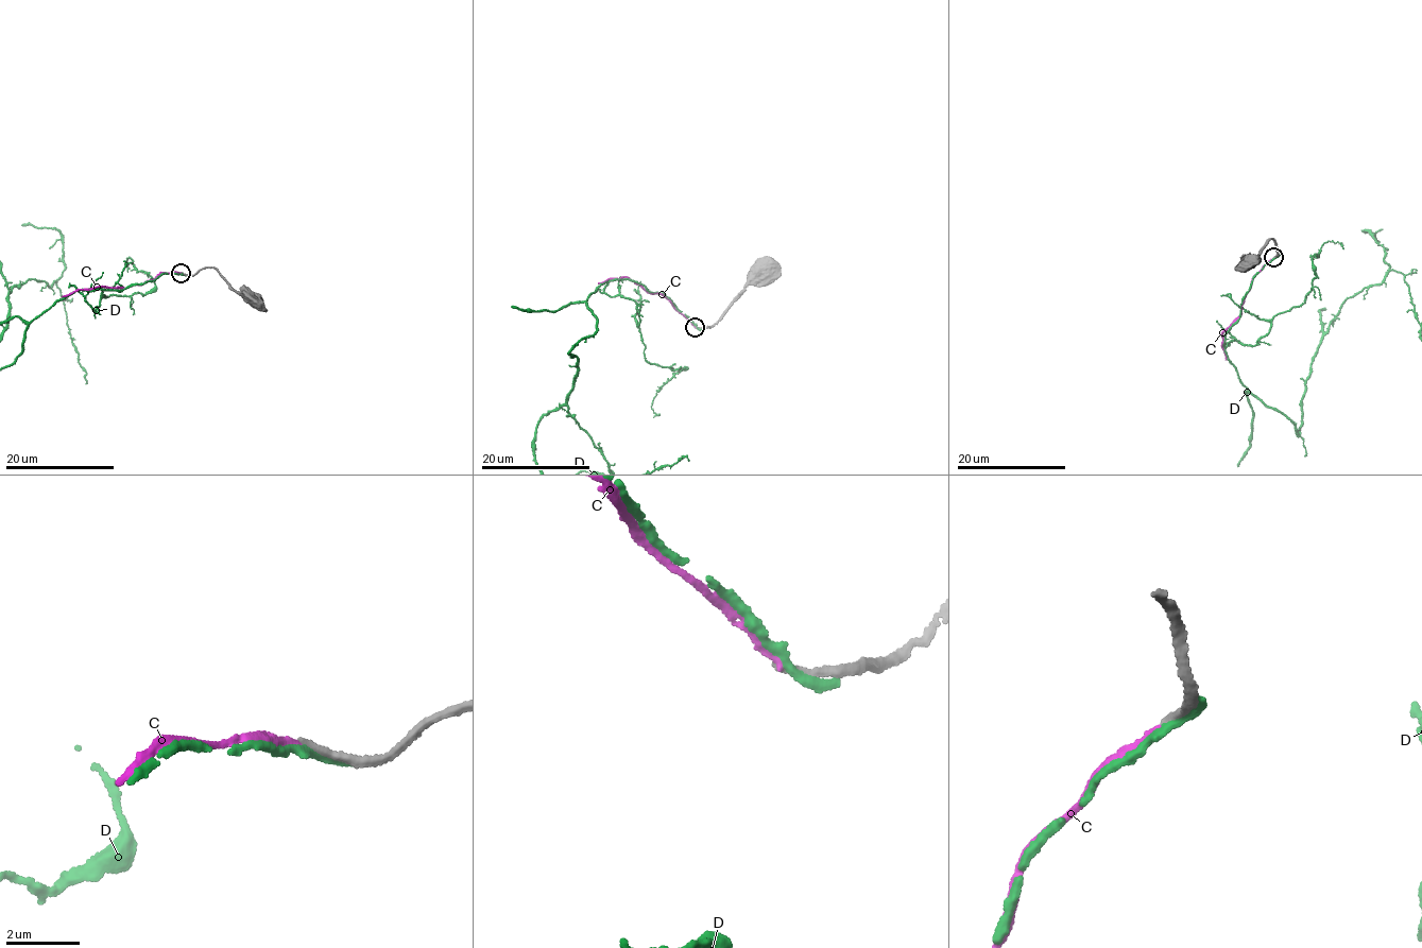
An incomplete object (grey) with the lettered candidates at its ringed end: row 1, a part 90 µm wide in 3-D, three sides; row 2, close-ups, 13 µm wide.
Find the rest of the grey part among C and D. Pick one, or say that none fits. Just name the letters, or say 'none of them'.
none of them

